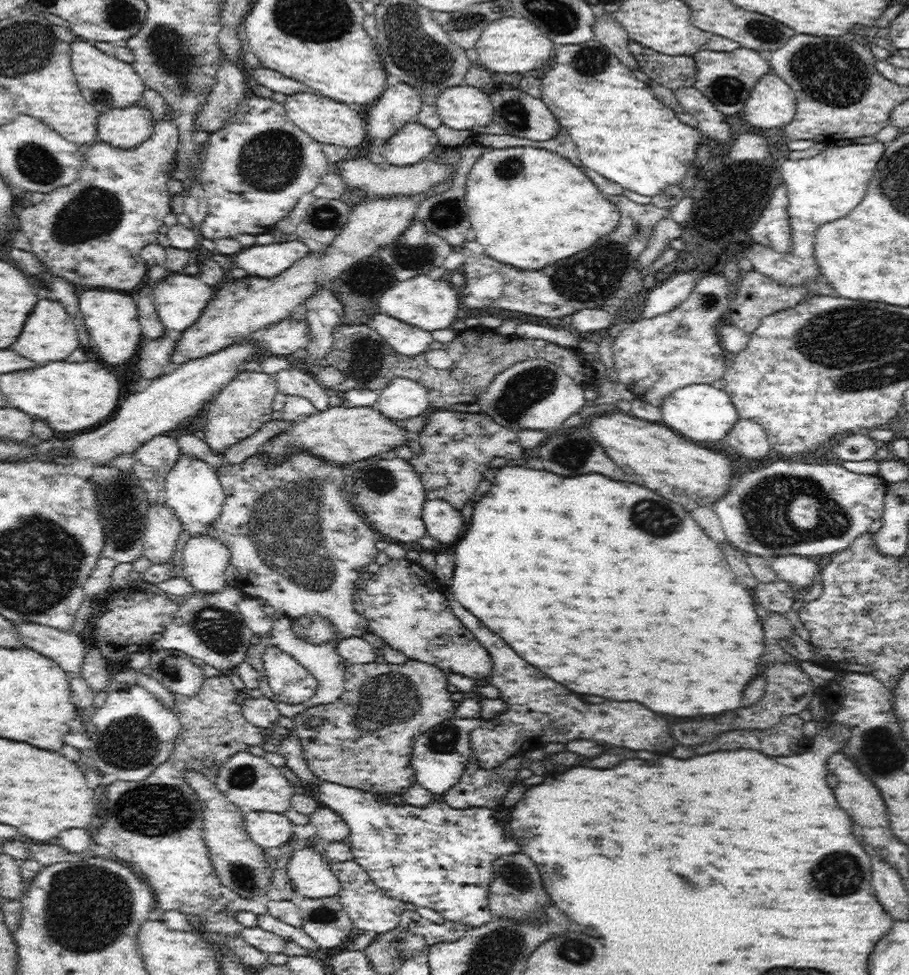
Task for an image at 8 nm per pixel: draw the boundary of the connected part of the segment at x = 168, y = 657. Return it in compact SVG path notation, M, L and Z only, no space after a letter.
M159 649L151 651L147 666L152 668L151 677L168 688L173 694L194 696L194 694L200 692L206 676L200 665L192 663L190 659L191 656L186 655L185 652L176 651L175 649Z

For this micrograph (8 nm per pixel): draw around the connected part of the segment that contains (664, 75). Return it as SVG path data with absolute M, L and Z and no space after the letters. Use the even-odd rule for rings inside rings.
M631 39L628 40L628 49L638 61L639 68L654 82L666 85L672 90L682 86L694 87L696 63L692 56L662 54Z

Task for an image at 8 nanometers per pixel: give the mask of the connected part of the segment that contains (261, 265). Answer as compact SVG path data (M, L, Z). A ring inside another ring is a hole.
M281 239L279 242L246 247L236 256L236 266L244 269L249 276L274 278L304 258L310 249L296 240Z

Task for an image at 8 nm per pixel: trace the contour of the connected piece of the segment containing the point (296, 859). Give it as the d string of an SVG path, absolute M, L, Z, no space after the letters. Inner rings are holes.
M302 842L295 847L292 857L288 860L286 872L294 893L303 897L324 898L324 896L337 896L340 892L340 879L332 872L330 862L322 853L314 851L312 842Z

